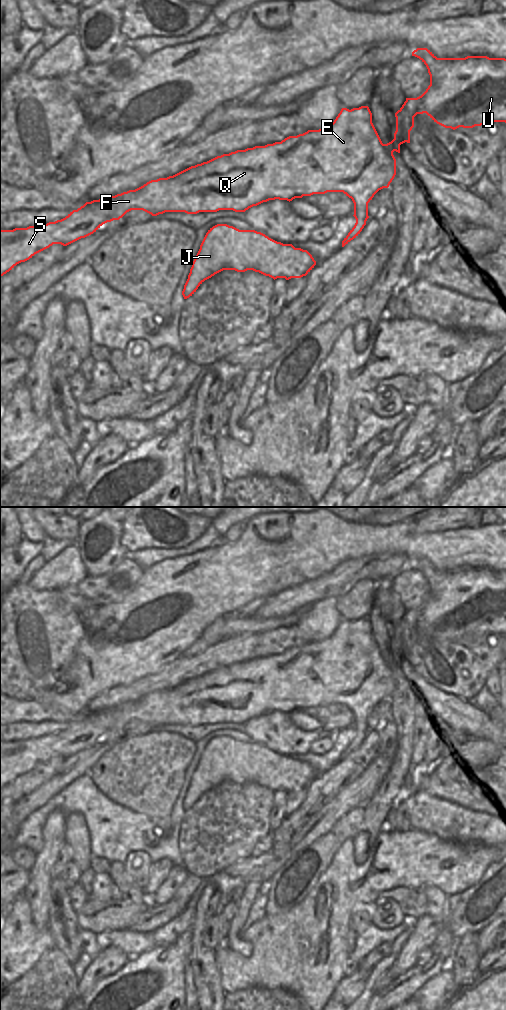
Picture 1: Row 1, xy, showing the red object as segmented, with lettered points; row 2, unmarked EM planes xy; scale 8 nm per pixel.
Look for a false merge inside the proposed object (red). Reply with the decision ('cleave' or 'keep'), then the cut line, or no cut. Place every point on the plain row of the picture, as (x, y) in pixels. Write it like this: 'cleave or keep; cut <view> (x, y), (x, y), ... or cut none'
keep; cut none

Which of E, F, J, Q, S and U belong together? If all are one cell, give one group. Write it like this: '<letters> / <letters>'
E F J Q S U

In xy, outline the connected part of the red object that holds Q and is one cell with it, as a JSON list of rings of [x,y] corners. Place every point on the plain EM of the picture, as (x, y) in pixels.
[[[417,560],[412,568],[426,577],[430,597],[421,608],[406,610],[395,625],[396,643],[391,654],[382,655],[372,635],[372,625],[368,618],[351,622],[342,620],[336,631],[325,640],[289,648],[281,654],[217,668],[173,688],[151,692],[135,702],[86,714],[55,734],[0,742],[0,789],[53,756],[67,758],[93,746],[103,736],[119,732],[131,722],[143,722],[152,728],[165,724],[245,724],[269,712],[290,714],[295,710],[327,704],[343,704],[354,715],[353,728],[356,735],[342,753],[344,759],[366,737],[369,730],[368,715],[379,702],[388,700],[394,691],[396,671],[393,664],[400,665],[400,657],[410,655],[410,643],[417,626],[426,625],[437,636],[453,642],[459,639],[473,640],[489,634],[506,635],[505,570],[437,570],[427,560]]]

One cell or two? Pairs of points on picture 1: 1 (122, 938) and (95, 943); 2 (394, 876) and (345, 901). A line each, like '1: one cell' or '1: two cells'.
1: two cells
2: one cell

